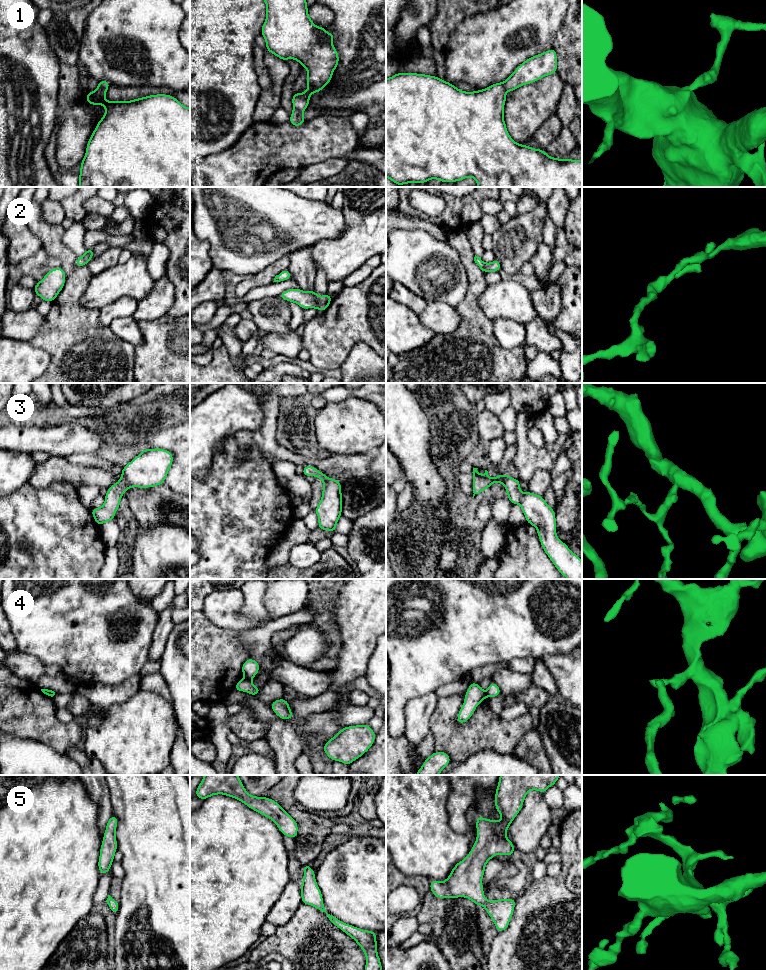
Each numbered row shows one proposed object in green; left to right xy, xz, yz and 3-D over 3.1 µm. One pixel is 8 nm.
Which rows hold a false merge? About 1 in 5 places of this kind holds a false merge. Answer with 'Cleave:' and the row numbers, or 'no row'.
Cleave: 4

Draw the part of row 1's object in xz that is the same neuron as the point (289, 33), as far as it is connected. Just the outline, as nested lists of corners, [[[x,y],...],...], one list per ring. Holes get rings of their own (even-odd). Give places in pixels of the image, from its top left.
[[[264,0],[267,6],[266,19],[261,28],[261,35],[266,41],[266,51],[286,62],[287,59],[298,61],[305,67],[308,89],[303,93],[293,93],[293,111],[289,122],[296,127],[305,123],[304,110],[309,106],[310,95],[320,92],[329,84],[334,70],[339,63],[339,55],[332,44],[335,33],[327,33],[326,27],[317,27],[310,19],[306,0]]]

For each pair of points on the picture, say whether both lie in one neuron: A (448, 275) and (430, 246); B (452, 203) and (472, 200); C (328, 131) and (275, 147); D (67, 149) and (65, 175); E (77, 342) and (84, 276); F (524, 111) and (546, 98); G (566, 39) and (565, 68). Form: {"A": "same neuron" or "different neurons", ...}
{"A": "same neuron", "B": "same neuron", "C": "same neuron", "D": "different neurons", "E": "same neuron", "F": "same neuron", "G": "same neuron"}

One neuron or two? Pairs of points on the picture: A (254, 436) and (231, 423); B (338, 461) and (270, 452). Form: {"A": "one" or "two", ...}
{"A": "two", "B": "one"}

